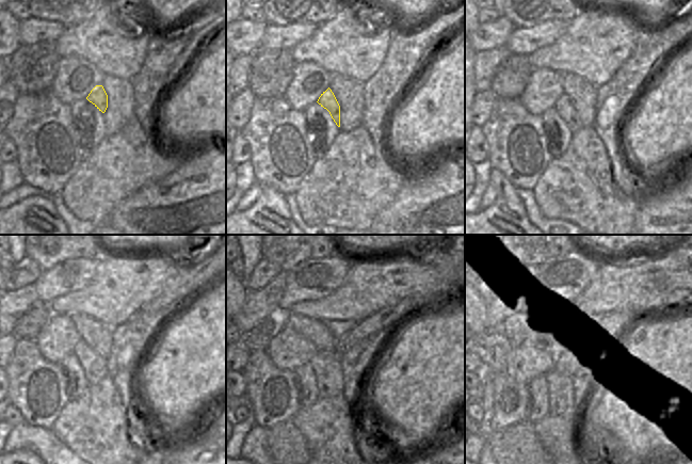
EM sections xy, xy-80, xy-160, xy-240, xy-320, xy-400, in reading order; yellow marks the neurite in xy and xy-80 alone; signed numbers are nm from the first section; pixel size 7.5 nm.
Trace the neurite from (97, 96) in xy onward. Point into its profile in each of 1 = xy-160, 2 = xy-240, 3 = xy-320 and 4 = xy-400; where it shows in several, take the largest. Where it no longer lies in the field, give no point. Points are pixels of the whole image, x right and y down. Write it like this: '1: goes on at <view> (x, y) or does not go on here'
1: goes on at xy-160 (563, 106)
2: goes on at xy-240 (94, 367)
3: goes on at xy-320 (325, 365)
4: goes on at xy-400 (560, 385)

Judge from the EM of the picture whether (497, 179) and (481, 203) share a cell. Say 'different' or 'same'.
different

